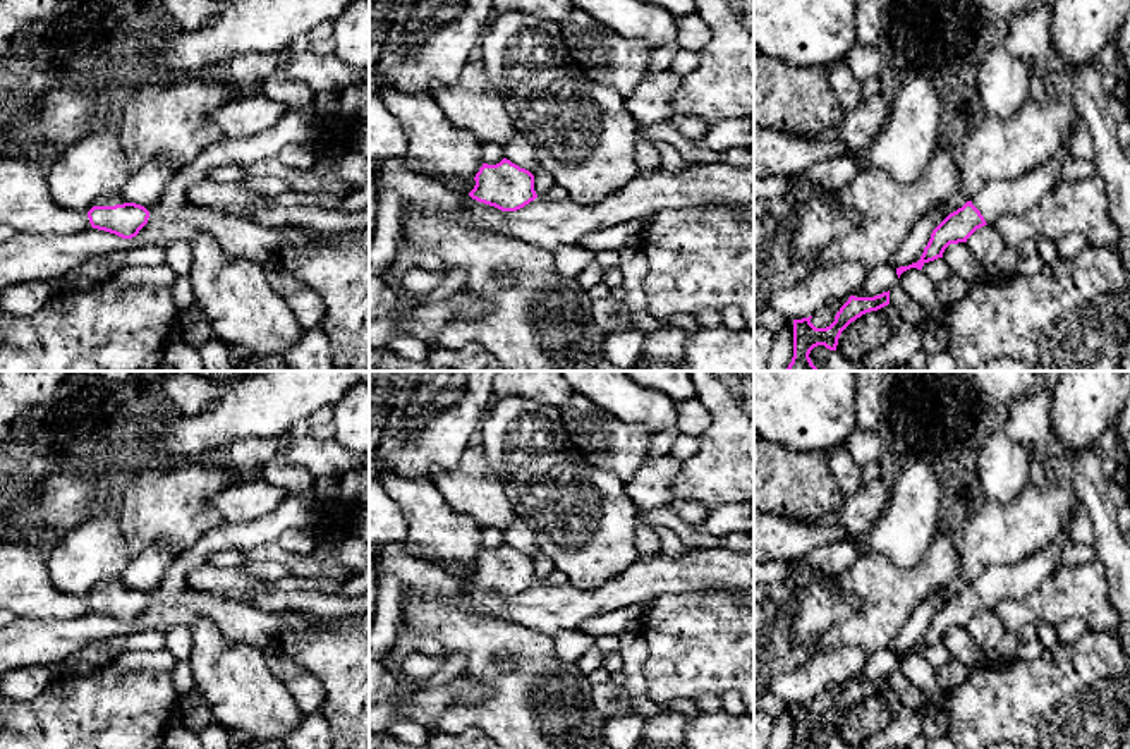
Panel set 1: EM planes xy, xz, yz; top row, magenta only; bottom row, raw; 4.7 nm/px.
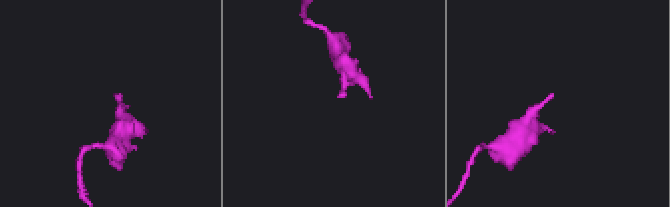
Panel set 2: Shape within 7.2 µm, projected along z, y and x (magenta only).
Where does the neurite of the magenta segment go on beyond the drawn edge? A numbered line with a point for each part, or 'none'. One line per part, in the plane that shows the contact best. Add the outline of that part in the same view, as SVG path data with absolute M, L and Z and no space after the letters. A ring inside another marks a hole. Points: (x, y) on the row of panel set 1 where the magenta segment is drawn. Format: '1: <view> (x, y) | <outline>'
1: xy (114, 198) | M110 192L110 194L100 196L94 201L94 206L115 206L115 204L124 204L124 203L127 201L120 192Z

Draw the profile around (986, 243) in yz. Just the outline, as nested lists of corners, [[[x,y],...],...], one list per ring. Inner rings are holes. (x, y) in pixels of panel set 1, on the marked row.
[[[993,225],[977,228],[965,244],[981,265],[996,265],[1008,247]]]

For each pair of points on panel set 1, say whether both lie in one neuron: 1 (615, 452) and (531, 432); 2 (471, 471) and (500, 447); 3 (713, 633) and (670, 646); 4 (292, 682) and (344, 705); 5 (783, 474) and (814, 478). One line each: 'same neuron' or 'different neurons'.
1: different neurons
2: different neurons
3: same neuron
4: different neurons
5: same neuron

